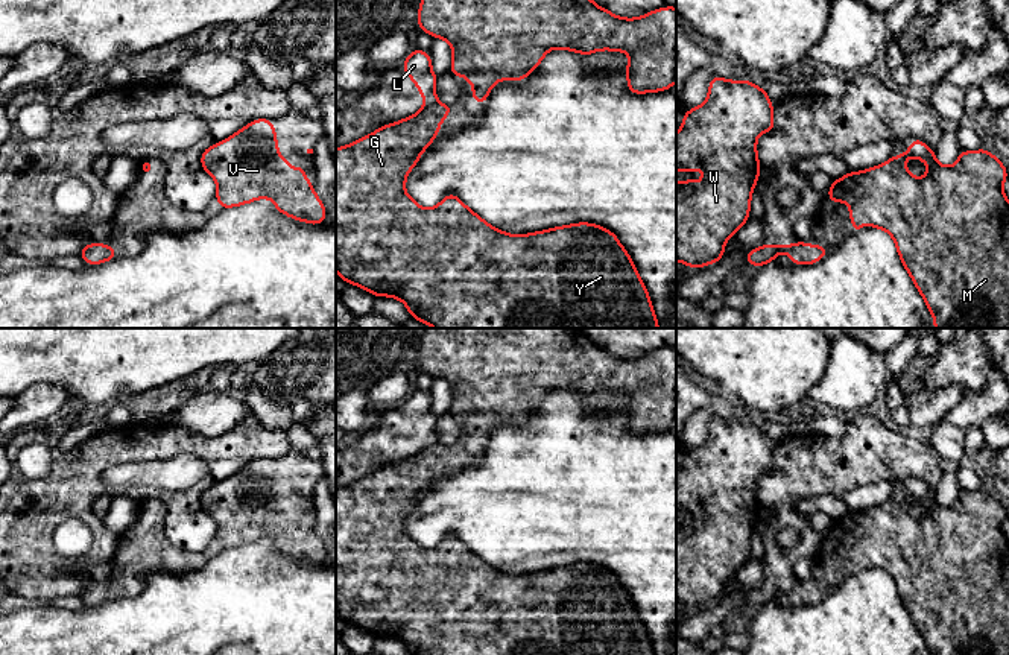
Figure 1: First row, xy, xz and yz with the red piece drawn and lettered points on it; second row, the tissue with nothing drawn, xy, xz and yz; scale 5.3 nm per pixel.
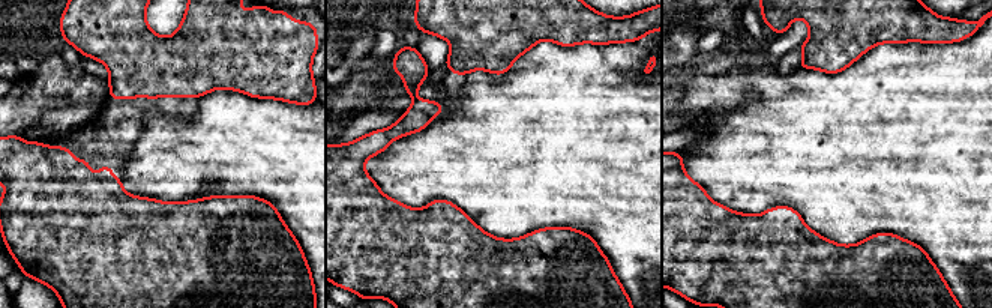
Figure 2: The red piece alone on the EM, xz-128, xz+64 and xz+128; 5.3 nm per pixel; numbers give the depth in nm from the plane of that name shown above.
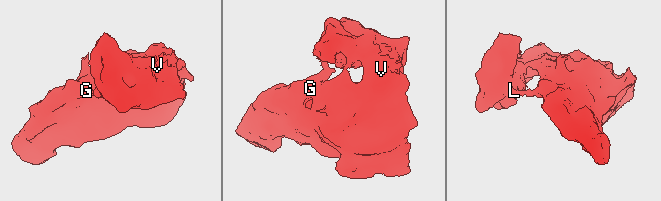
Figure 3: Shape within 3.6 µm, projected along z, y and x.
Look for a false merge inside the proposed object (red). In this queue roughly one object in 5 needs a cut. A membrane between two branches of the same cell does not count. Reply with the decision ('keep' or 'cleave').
cleave

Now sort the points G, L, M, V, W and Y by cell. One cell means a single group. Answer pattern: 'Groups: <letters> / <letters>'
Groups: G M V W Y / L

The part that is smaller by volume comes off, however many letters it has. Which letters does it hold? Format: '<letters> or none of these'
L

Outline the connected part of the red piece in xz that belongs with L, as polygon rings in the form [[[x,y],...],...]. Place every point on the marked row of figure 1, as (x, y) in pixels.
[[[413,49],[404,59],[403,71],[412,78],[413,85],[422,94],[422,109],[438,103],[435,91],[438,76],[432,71],[432,58],[429,52]]]

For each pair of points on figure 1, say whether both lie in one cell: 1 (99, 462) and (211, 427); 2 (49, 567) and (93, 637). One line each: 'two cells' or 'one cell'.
1: two cells
2: two cells

